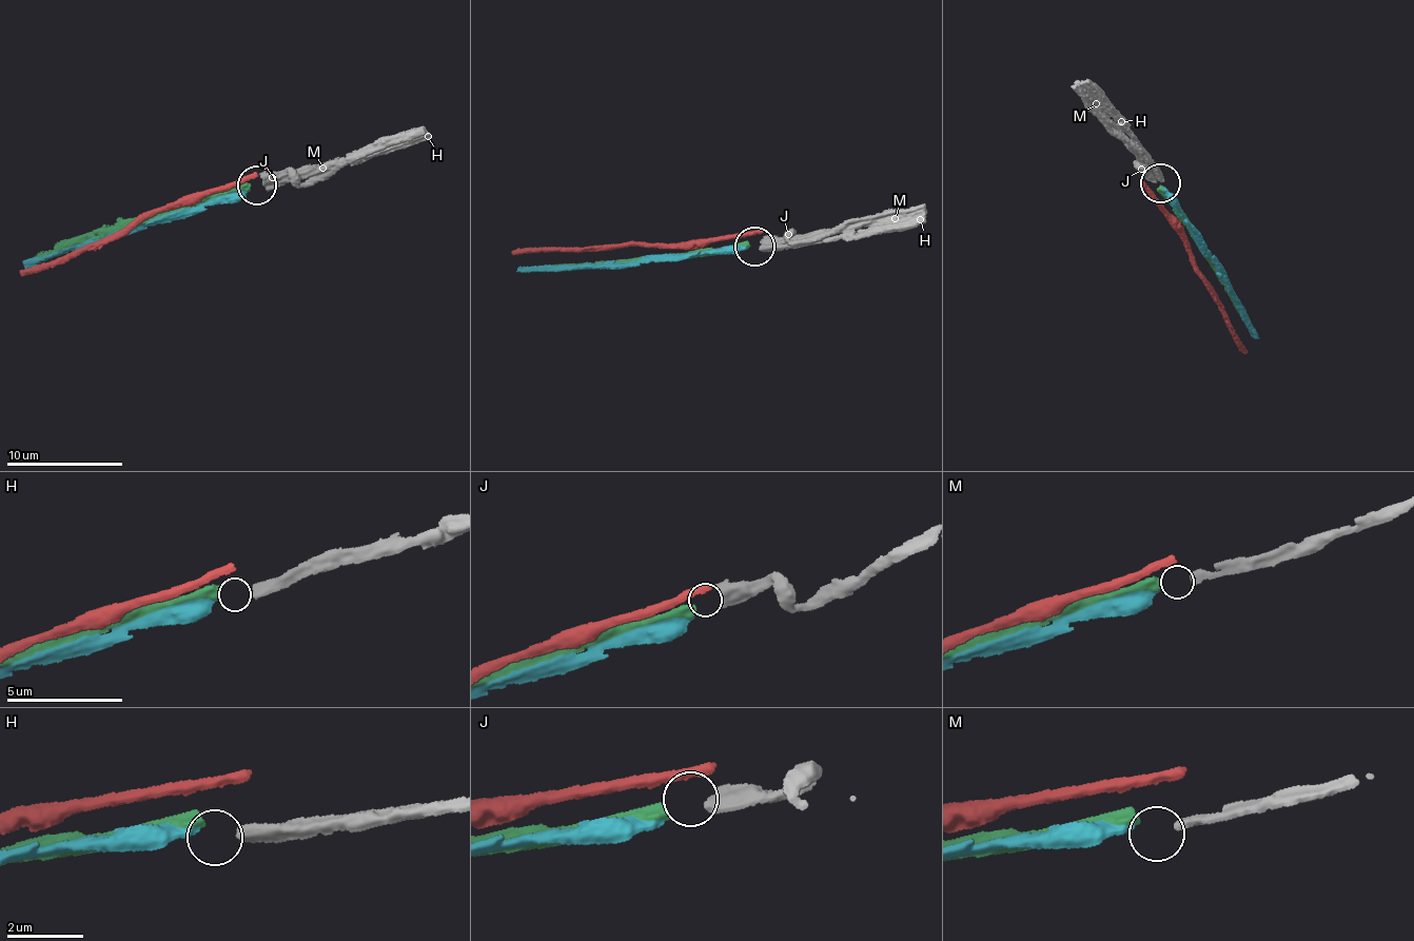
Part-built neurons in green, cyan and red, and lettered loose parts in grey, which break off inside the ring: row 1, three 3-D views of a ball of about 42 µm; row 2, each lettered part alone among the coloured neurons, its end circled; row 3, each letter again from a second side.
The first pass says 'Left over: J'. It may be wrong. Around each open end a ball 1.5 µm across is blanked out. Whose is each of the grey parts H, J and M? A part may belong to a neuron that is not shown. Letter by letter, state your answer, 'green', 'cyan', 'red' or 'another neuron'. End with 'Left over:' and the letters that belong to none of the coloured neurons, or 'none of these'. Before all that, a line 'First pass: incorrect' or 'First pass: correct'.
First pass: incorrect
H: another neuron
J: green
M: cyan
Left over: H

